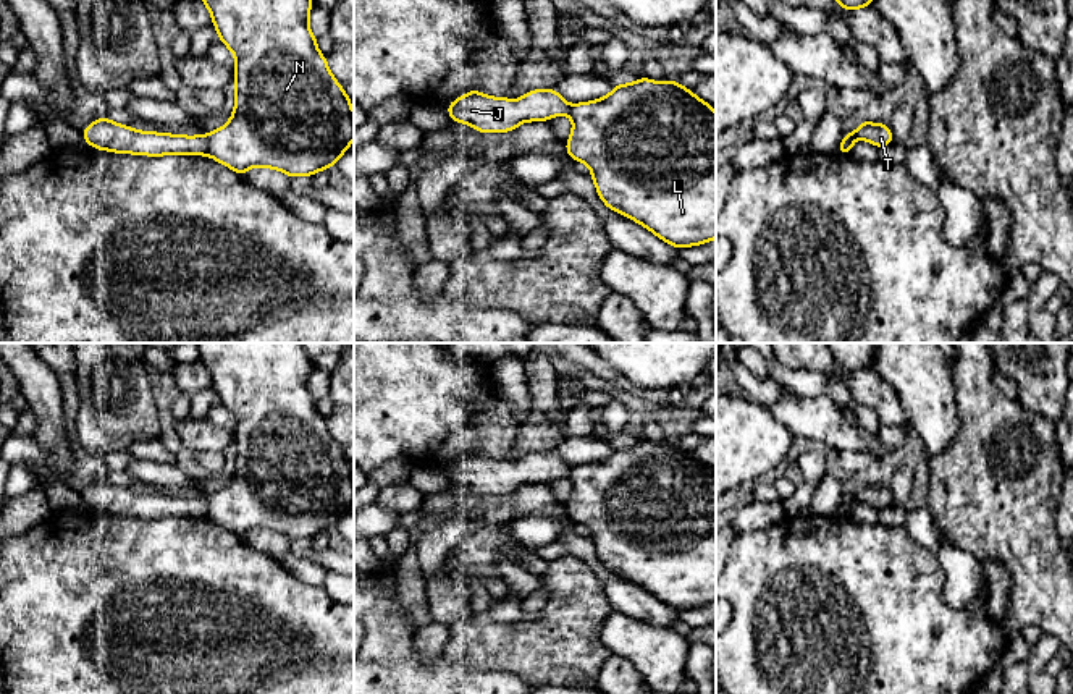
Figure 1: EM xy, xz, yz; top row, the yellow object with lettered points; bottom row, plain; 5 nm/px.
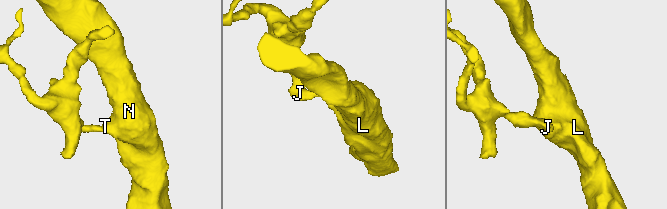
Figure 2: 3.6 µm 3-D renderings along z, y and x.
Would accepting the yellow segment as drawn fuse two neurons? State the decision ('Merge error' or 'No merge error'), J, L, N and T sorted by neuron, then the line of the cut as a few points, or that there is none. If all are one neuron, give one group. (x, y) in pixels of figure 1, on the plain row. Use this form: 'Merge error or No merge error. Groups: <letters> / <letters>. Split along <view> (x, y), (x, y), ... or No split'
Merge error. Groups: J / L N T. Split along xy (206, 497), (209, 516)

